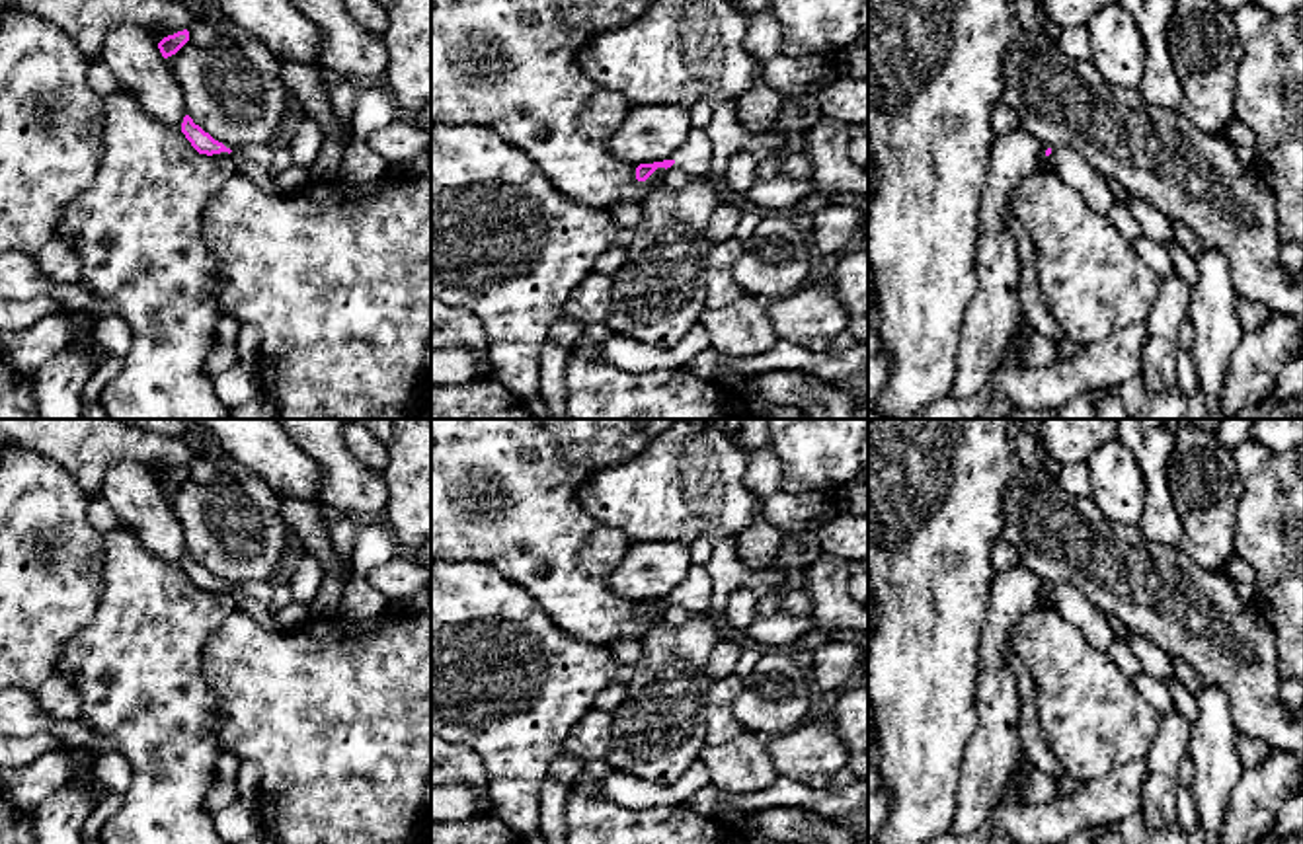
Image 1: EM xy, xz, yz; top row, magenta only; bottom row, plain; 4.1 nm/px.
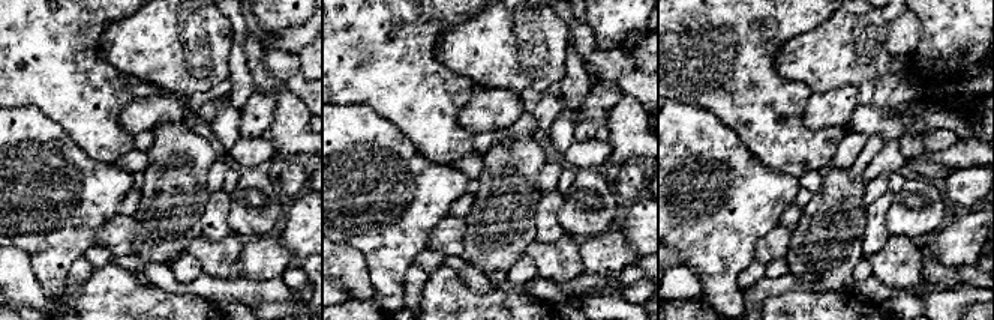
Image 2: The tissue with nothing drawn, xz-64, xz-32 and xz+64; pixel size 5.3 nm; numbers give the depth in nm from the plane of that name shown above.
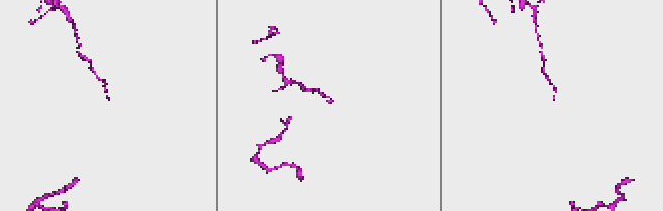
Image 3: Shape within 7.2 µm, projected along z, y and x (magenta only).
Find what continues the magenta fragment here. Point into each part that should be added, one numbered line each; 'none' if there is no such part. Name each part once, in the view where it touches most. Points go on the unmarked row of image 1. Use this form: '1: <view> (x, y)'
none

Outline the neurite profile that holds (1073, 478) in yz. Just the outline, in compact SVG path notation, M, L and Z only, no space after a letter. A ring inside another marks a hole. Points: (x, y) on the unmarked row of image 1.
M1086 462L1063 466L1055 481L1071 495L1086 495L1090 489Z

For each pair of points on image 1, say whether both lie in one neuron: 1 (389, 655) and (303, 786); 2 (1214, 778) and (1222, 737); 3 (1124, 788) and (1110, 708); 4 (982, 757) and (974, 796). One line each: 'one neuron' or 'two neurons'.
1: one neuron
2: one neuron
3: two neurons
4: one neuron

